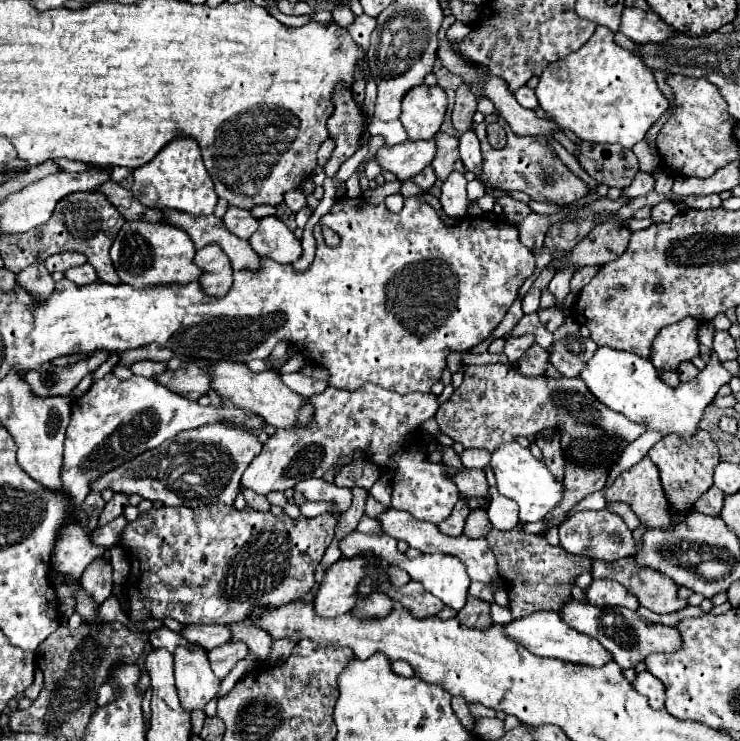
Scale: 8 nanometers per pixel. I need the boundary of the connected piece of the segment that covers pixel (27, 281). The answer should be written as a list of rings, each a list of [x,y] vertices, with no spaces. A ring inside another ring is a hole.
[[[44,262],[33,263],[31,267],[17,274],[17,285],[23,287],[31,297],[43,301],[43,299],[51,297],[51,291],[53,291],[53,281],[51,279],[42,279],[42,274],[45,272],[47,270]]]

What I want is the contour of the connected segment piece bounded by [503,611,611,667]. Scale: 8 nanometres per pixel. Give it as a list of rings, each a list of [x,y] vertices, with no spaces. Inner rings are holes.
[[[539,611],[535,615],[527,615],[523,619],[513,619],[511,623],[503,625],[503,633],[539,657],[555,657],[555,659],[561,659],[567,663],[583,663],[589,667],[603,667],[607,661],[611,661],[611,653],[607,649],[603,649],[601,643],[597,643],[589,635],[583,635],[583,633],[567,627],[567,623],[563,623],[563,617],[555,611]]]

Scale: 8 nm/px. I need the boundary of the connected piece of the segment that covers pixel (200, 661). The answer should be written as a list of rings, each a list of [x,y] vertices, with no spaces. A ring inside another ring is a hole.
[[[179,647],[179,651],[173,653],[175,657],[175,687],[177,687],[177,695],[181,701],[183,711],[193,713],[195,709],[205,709],[205,705],[217,695],[221,681],[213,675],[209,661],[207,661],[207,653],[201,649],[183,649]]]

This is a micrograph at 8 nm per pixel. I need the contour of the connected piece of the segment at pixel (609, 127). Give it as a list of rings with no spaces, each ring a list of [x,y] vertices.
[[[601,25],[579,51],[543,69],[535,95],[559,129],[569,129],[589,143],[619,143],[627,149],[639,143],[669,107],[653,73],[637,55],[615,45],[613,31]]]

